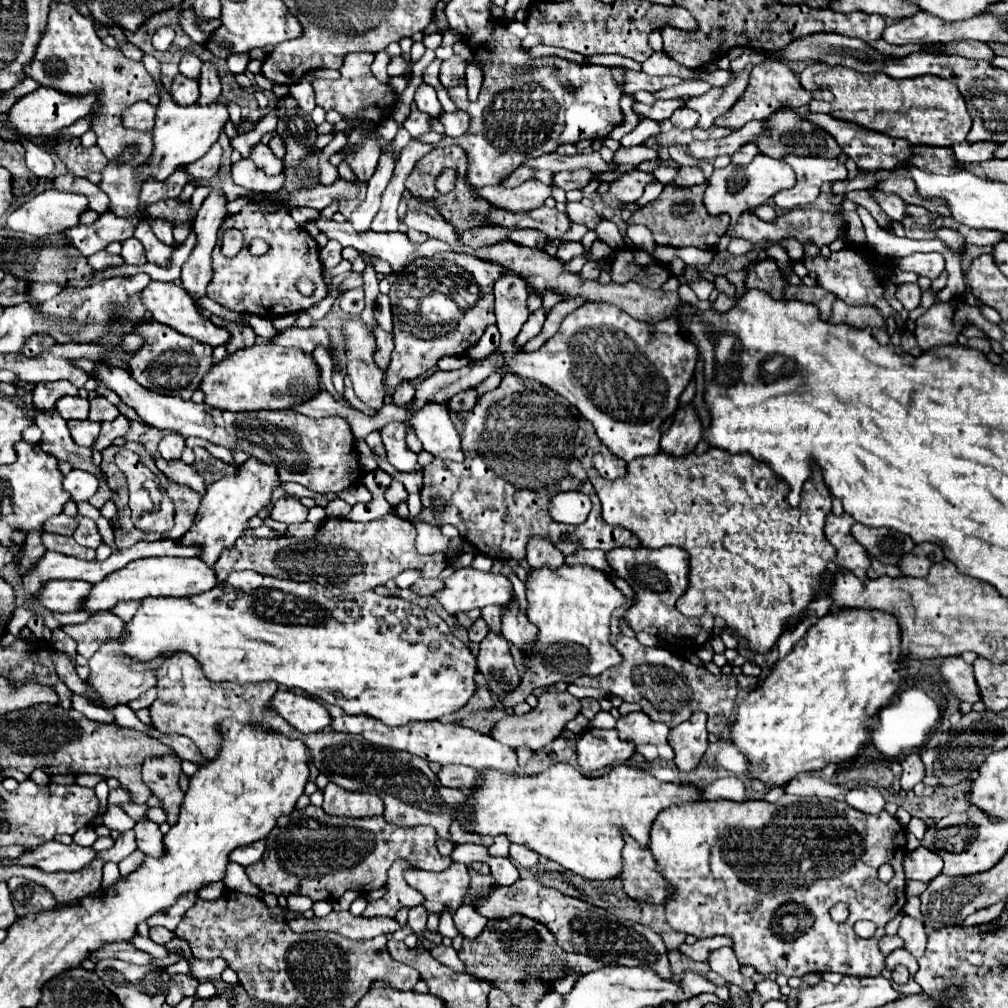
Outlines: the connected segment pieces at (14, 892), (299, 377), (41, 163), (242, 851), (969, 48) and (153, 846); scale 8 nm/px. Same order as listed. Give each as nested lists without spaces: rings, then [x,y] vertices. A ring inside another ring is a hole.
[[[12,877],[8,881],[8,889],[10,889],[10,899],[14,903],[14,911],[18,917],[56,907],[56,899],[52,897],[52,893],[48,889],[42,889],[34,881]]]
[[[276,343],[254,345],[224,357],[220,363],[214,363],[212,369],[208,369],[200,385],[200,391],[204,393],[204,403],[226,411],[290,409],[302,401],[308,401],[318,389],[320,369],[314,363],[312,355]]]
[[[28,141],[26,157],[28,157],[28,159],[26,159],[26,161],[28,161],[28,169],[34,171],[36,177],[46,179],[46,177],[52,175],[52,171],[54,171],[54,161],[52,161],[52,157],[50,157],[48,151],[38,149],[32,141]]]
[[[264,839],[262,841],[256,841],[254,845],[246,845],[246,847],[238,847],[230,853],[230,861],[242,865],[242,867],[248,867],[252,863],[258,863],[262,859],[262,853],[264,853]]]
[[[954,41],[950,45],[946,45],[944,53],[958,53],[962,57],[970,57],[970,59],[986,59],[992,61],[996,55],[990,49],[990,45],[980,43],[980,41]]]
[[[144,817],[144,821],[136,823],[134,827],[136,831],[136,841],[138,841],[138,849],[144,851],[144,855],[148,857],[164,857],[166,853],[166,847],[164,847],[164,841],[162,841],[162,833],[158,829],[156,823],[152,823],[148,817]]]

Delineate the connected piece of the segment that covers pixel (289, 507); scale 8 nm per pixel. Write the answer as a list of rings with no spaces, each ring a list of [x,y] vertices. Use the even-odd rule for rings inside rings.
[[[282,497],[274,503],[270,517],[274,521],[282,521],[282,523],[304,523],[308,517],[308,507],[304,507],[298,499],[294,497]]]

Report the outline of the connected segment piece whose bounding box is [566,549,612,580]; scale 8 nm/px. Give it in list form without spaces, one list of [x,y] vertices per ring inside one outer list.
[[[580,549],[576,555],[566,557],[566,565],[590,565],[590,567],[596,567],[596,569],[604,571],[612,580],[612,575],[610,575],[612,569],[606,561],[606,553],[602,553],[602,551],[584,551],[584,549]]]

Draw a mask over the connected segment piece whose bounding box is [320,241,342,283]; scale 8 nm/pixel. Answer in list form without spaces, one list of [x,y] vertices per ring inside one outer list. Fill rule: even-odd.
[[[328,241],[328,243],[320,249],[320,257],[322,257],[322,265],[324,265],[324,269],[326,269],[326,283],[330,283],[332,279],[330,279],[328,271],[342,261],[342,247],[340,247],[336,241]]]

